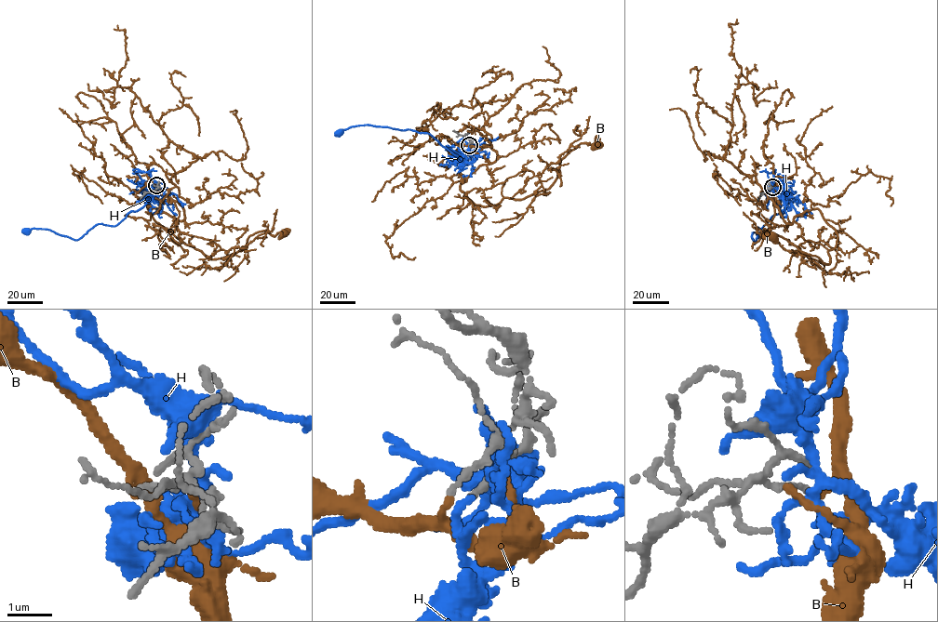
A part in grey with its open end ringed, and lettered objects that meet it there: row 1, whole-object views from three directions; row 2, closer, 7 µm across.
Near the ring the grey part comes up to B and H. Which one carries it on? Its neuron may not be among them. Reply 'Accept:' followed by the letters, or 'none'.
Accept: none

